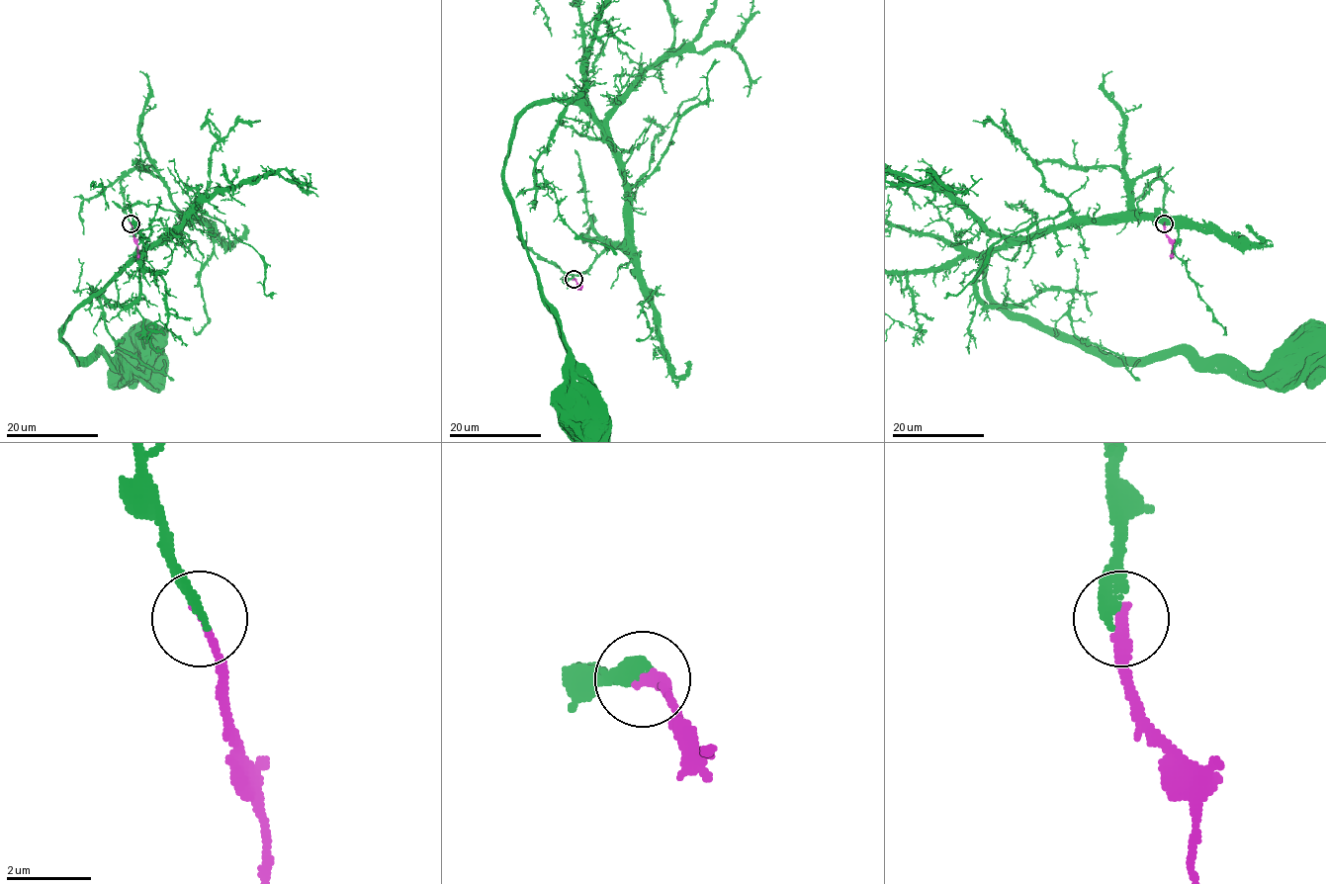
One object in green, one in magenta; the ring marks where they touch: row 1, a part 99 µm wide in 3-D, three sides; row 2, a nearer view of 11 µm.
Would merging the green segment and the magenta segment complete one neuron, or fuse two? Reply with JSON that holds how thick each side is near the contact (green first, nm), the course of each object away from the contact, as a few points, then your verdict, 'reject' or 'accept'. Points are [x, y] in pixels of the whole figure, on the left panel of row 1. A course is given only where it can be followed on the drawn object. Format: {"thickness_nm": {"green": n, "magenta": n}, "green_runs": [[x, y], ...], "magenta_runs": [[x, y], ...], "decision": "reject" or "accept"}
{"thickness_nm": {"green": 240, "magenta": 200}, "green_runs": [[130, 223], [121, 179], [149, 169], [184, 220], [61, 337], [132, 371], [142, 346]], "magenta_runs": [[130, 223], [138, 259]], "decision": "accept"}

